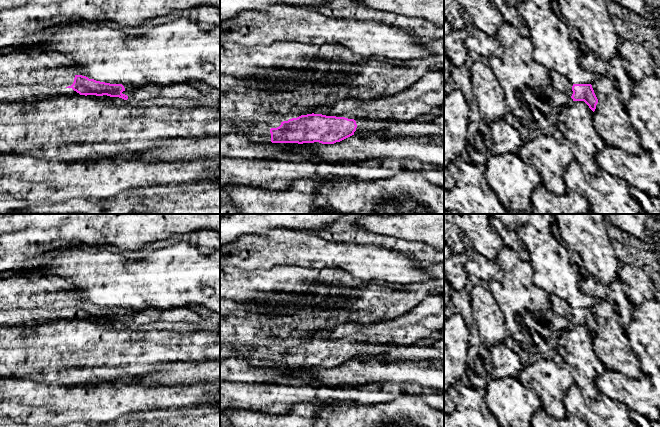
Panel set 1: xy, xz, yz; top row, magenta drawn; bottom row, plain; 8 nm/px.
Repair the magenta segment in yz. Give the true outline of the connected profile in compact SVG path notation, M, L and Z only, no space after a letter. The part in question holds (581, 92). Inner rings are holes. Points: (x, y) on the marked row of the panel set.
M556 71L551 72L552 85L560 92L570 96L573 101L584 101L594 112L598 99L591 84L572 84Z

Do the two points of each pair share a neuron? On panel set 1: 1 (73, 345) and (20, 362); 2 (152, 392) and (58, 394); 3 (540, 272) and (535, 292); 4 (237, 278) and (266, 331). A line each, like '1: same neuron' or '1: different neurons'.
1: same neuron
2: same neuron
3: different neurons
4: same neuron

